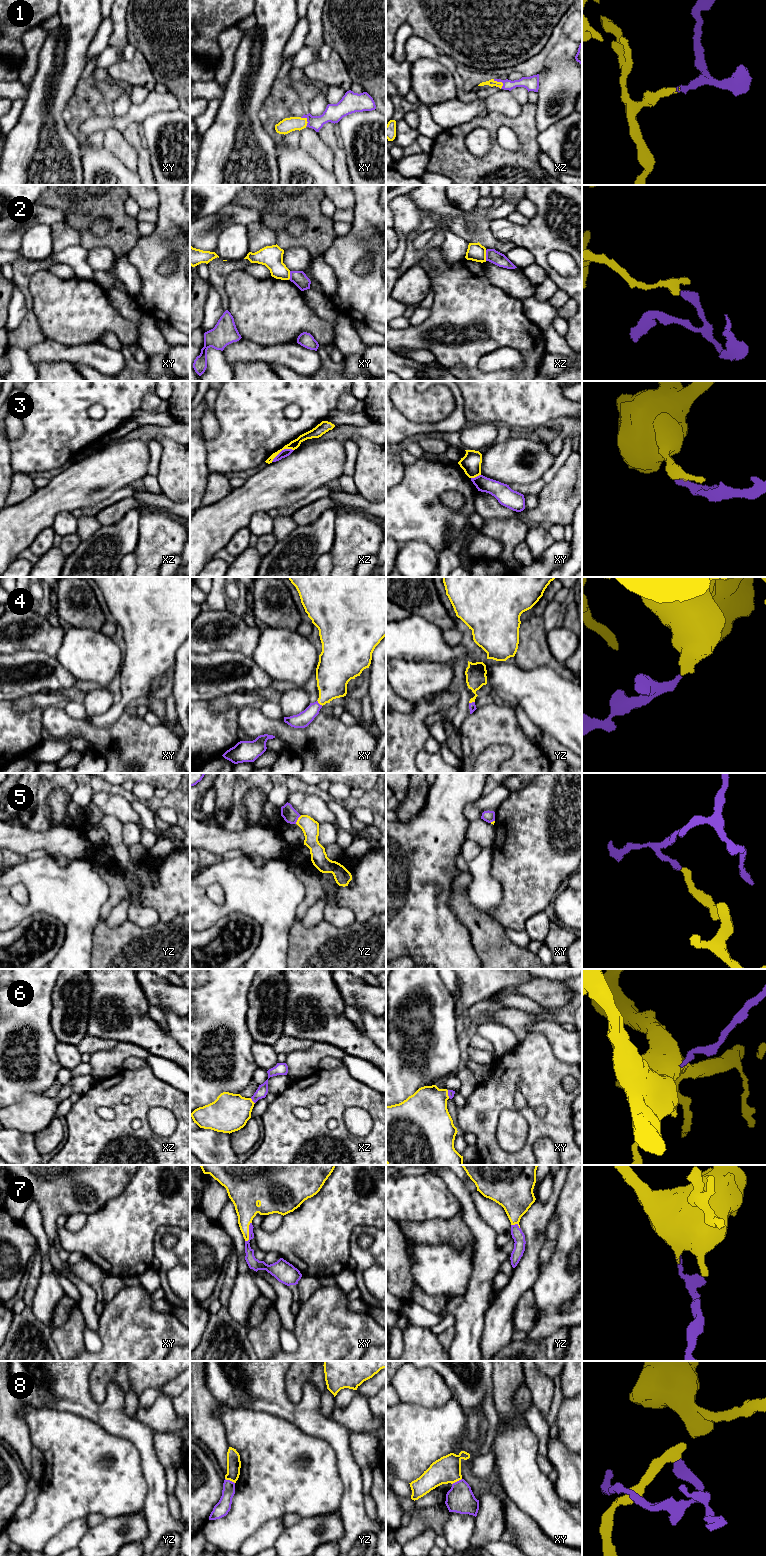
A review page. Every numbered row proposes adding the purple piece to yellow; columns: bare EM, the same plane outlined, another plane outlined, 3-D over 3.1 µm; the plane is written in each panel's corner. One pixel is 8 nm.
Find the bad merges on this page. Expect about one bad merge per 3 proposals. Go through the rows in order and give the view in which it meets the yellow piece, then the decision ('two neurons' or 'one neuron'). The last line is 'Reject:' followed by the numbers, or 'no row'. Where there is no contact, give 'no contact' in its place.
1: xz | one neuron
2: xz | two neurons
3: xz | two neurons
4: xy | one neuron
5: yz | two neurons
6: xz | one neuron
7: xy | one neuron
8: yz | two neurons
Reject: 2, 3, 5, 8

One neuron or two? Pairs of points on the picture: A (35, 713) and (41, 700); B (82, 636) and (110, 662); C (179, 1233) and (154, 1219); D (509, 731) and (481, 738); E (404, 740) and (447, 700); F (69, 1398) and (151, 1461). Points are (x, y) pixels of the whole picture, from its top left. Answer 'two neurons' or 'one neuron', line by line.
A: two neurons
B: one neuron
C: two neurons
D: one neuron
E: one neuron
F: one neuron

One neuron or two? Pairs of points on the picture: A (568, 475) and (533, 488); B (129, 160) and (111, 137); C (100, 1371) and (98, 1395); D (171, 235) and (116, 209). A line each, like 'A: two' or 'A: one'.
A: two
B: one
C: one
D: two

